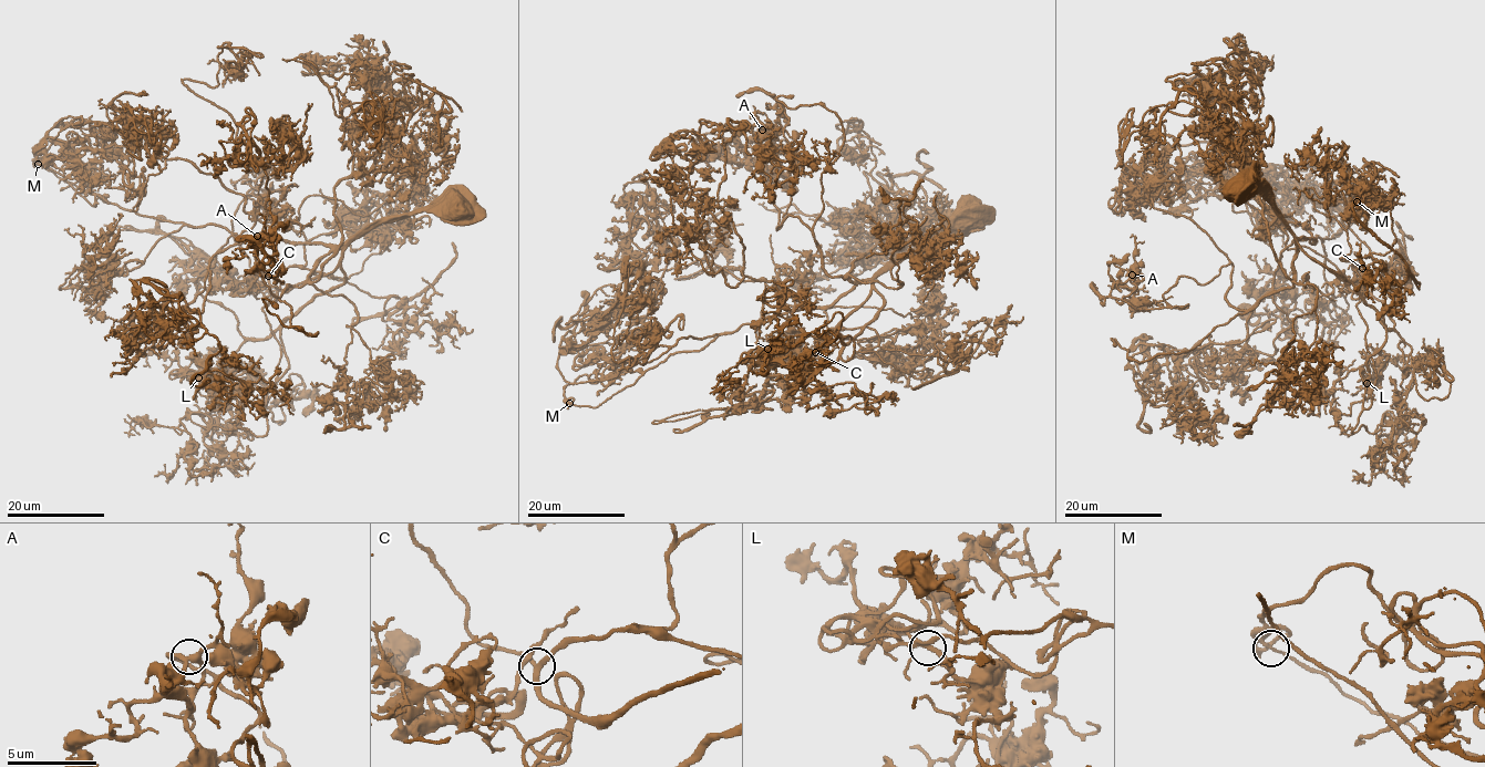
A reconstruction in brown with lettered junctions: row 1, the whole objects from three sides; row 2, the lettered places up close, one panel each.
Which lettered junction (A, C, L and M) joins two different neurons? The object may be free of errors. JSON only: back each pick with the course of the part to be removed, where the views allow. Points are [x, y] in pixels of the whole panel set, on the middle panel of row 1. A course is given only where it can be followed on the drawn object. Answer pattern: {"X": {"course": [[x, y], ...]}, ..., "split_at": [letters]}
{"split_at": []}

